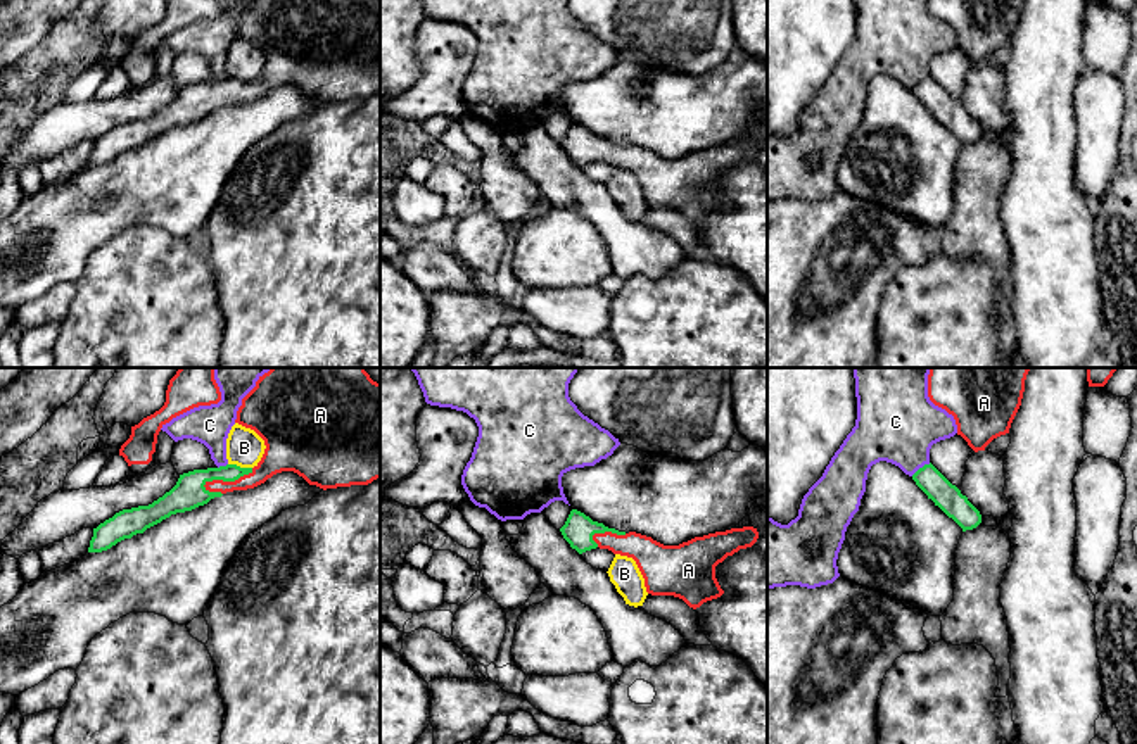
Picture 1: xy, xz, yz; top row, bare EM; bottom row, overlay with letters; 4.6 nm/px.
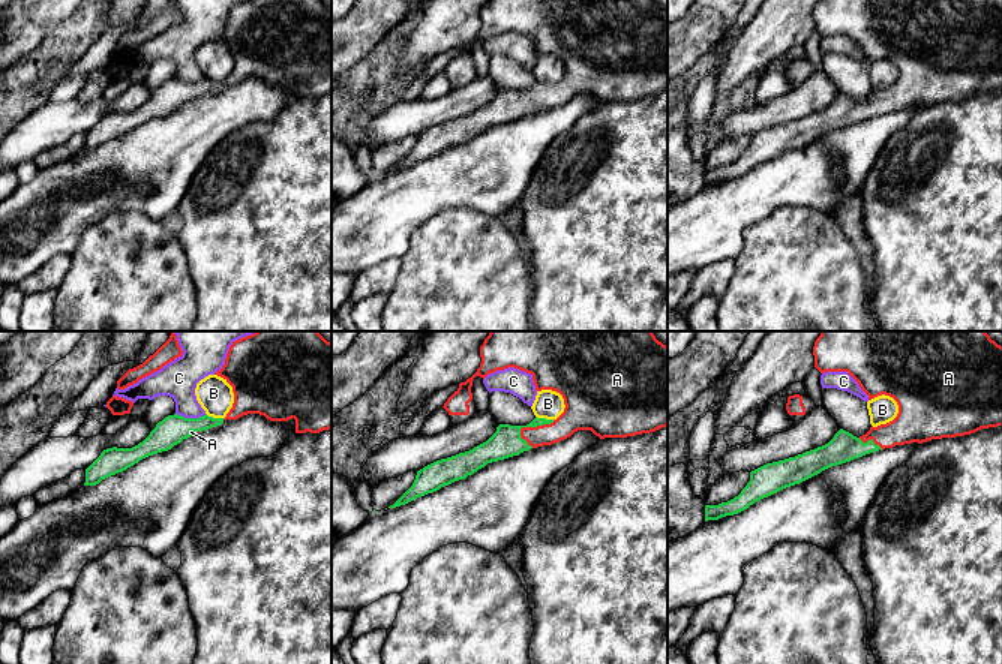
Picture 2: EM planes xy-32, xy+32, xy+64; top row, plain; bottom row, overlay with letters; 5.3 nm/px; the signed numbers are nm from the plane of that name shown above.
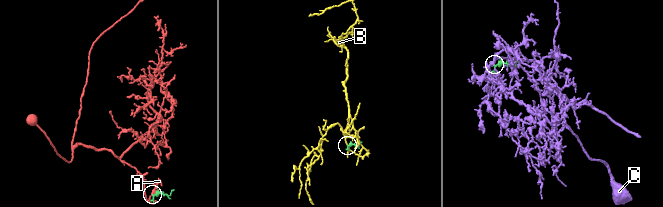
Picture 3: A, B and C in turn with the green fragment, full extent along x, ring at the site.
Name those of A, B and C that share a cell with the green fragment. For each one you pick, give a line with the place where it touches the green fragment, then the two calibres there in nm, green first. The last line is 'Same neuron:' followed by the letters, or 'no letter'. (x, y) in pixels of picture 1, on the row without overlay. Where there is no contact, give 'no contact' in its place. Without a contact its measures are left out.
A: xy (227, 94) | 150/130 nm
Same neuron: A

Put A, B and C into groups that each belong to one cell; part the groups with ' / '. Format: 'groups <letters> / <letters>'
groups A / B / C

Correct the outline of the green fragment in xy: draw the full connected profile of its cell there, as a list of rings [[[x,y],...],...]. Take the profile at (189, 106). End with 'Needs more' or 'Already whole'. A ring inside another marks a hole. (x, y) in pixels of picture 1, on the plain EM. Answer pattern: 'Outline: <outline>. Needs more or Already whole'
Outline: [[[254,0],[242,12],[235,36],[264,54],[264,67],[254,81],[226,78],[180,88],[176,98],[152,117],[123,123],[93,142],[88,166],[107,164],[171,128],[192,124],[226,105],[254,102],[282,85],[294,85],[323,104],[380,91],[380,0]]]. Needs more

